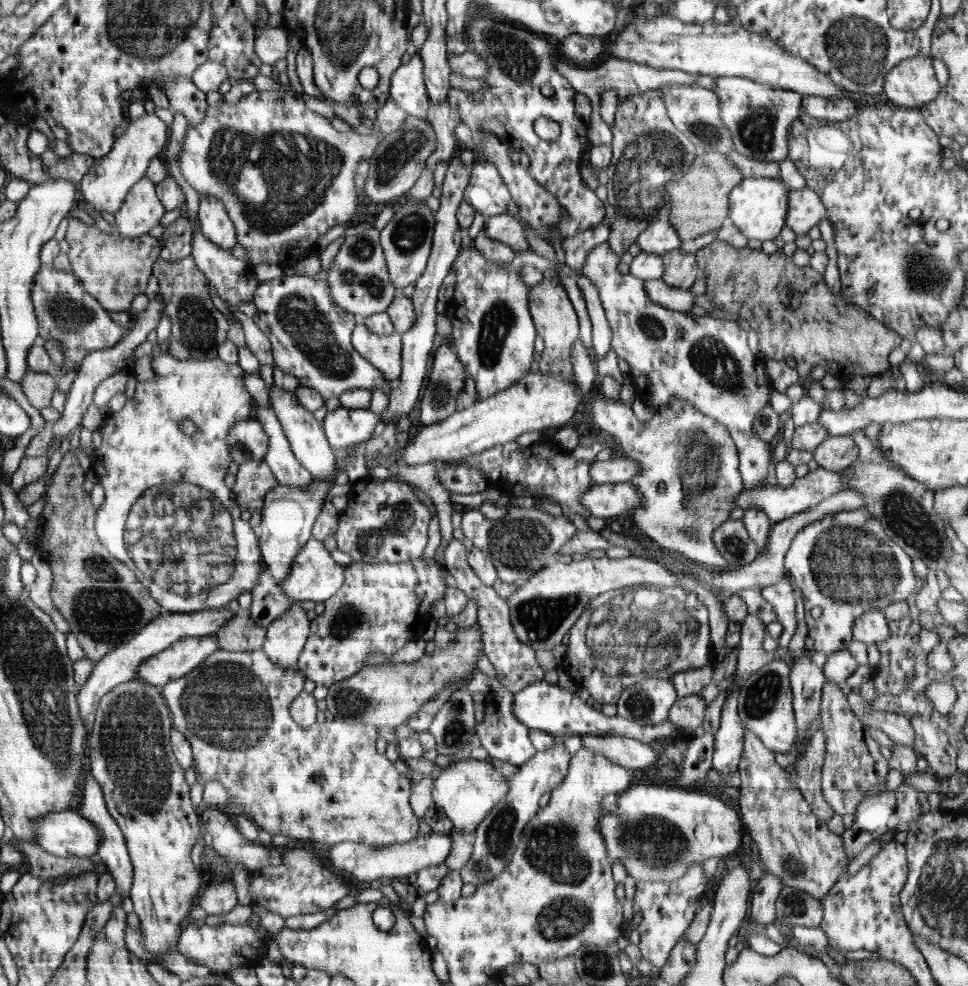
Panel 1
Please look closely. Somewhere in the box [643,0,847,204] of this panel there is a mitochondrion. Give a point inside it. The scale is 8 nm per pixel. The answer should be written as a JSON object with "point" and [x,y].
{"point":[754,128]}

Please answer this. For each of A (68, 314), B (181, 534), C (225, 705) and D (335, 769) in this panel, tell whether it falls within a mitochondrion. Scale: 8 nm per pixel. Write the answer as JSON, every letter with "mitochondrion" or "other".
{"A":"mitochondrion","B":"mitochondrion","C":"mitochondrion","D":"other"}

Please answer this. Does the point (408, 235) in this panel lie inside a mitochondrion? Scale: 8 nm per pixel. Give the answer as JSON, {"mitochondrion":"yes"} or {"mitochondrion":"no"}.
{"mitochondrion":"yes"}

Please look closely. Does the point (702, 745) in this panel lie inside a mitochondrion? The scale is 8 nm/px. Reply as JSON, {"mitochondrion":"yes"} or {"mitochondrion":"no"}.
{"mitochondrion":"no"}

